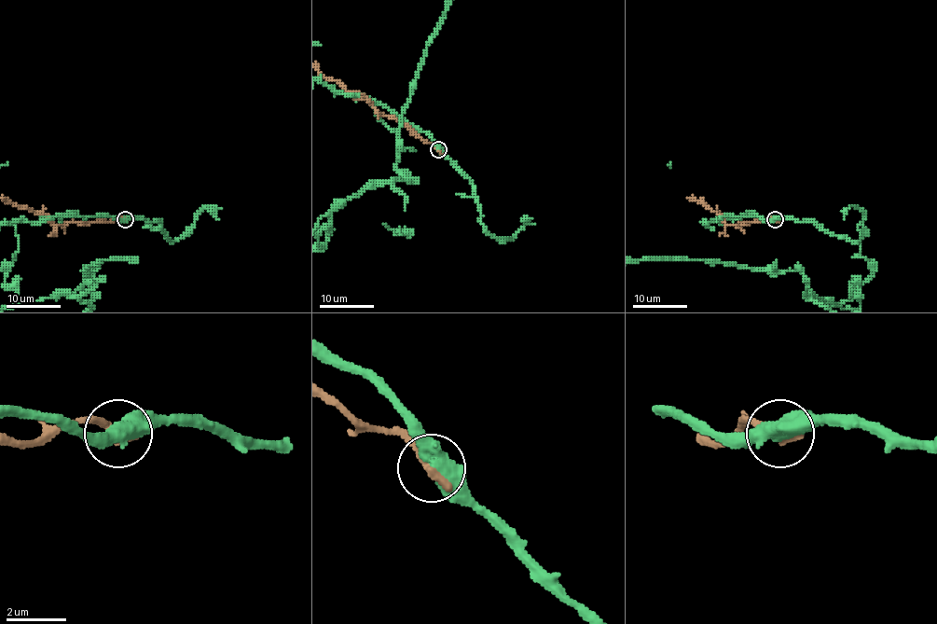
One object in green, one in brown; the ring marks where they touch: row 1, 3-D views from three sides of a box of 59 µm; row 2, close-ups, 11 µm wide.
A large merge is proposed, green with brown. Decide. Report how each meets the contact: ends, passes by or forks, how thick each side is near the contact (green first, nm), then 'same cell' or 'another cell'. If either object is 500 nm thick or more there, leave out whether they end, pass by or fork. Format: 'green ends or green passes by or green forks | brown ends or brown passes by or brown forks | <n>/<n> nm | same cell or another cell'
600/340 nm | another cell

